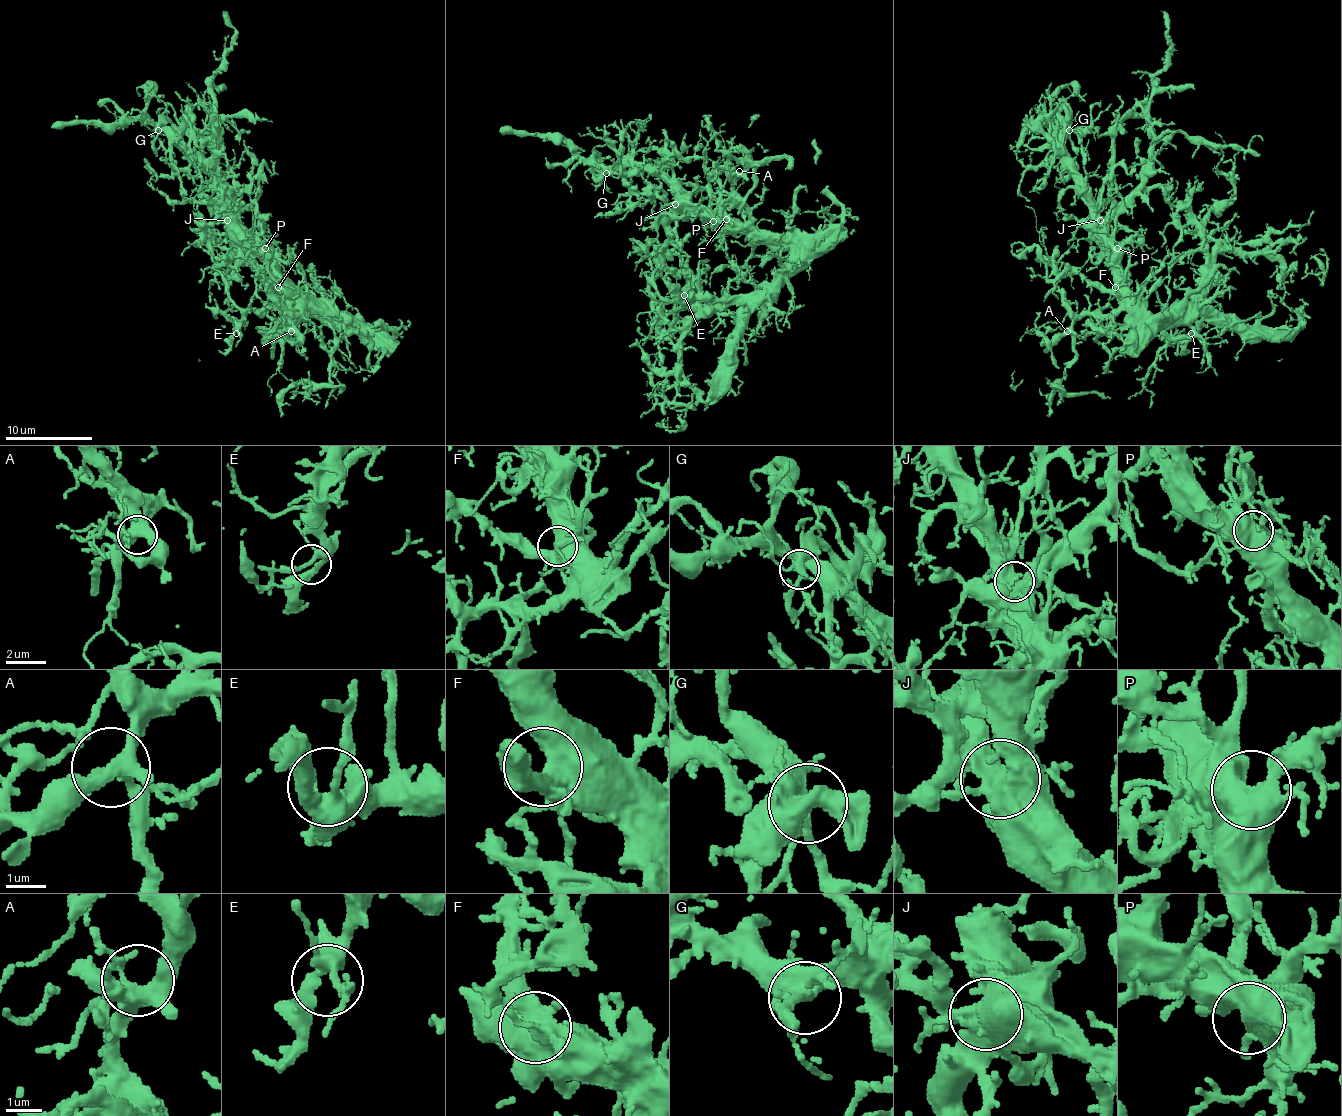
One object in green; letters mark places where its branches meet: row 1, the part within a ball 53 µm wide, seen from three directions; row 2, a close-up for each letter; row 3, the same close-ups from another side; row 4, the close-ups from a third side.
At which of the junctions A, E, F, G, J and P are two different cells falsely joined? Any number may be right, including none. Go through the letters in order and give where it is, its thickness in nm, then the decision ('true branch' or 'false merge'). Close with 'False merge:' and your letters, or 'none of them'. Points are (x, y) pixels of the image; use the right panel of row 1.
A: place (1067, 331); calibre 400 nm; true branch
E: place (1191, 333); calibre 240 nm; true branch
F: place (1115, 287); calibre 500 nm; true branch
G: place (1069, 130); calibre 380 nm; true branch
J: place (1100, 220); calibre 550 nm; true branch
P: place (1117, 248); calibre 550 nm; true branch
False merge: none of them

